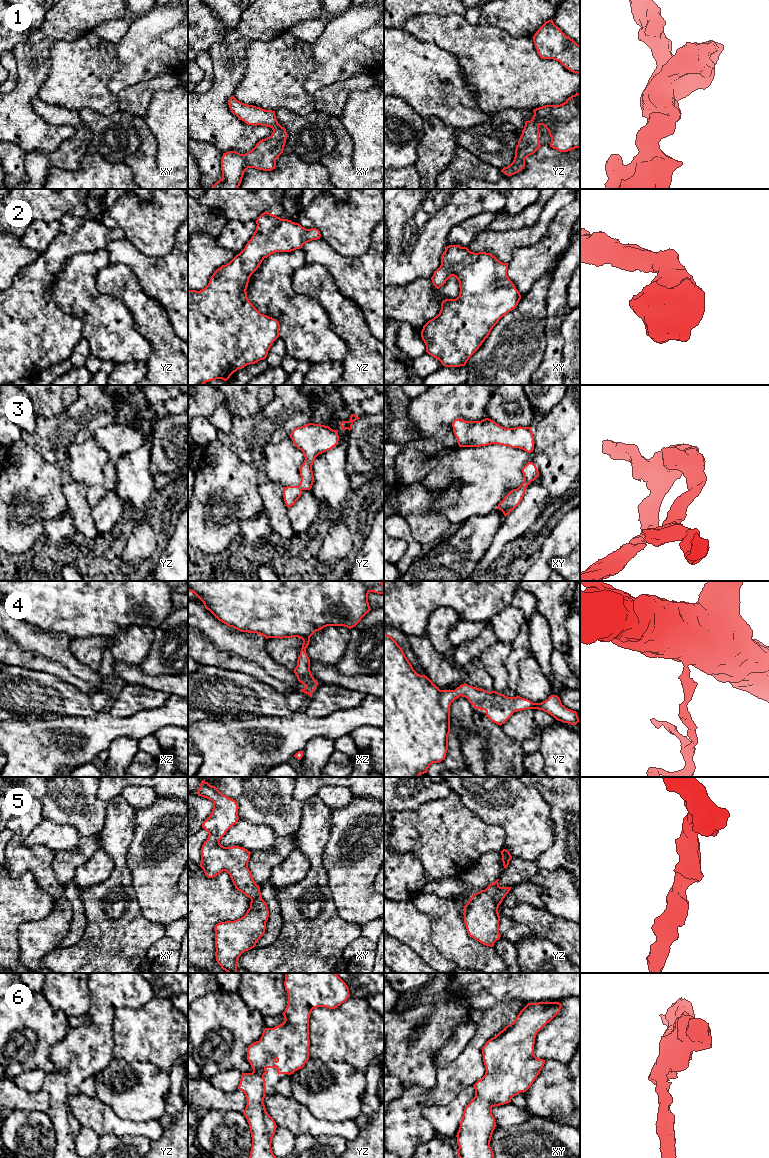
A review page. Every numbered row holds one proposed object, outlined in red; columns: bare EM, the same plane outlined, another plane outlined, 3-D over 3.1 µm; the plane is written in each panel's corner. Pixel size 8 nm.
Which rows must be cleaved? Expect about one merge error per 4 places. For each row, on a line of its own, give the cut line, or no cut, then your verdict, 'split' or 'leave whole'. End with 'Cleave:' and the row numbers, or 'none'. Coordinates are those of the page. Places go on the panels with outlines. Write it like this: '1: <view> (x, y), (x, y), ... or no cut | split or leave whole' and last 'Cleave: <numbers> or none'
1: no cut | leave whole
2: no cut | leave whole
3: no cut | leave whole
4: no cut | leave whole
5: no cut | leave whole
6: no cut | leave whole
Cleave: none

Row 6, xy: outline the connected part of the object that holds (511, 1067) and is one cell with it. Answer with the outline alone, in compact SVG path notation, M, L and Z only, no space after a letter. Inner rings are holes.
M559 1002L528 1003L513 1023L482 1048L485 1075L473 1086L475 1097L465 1107L457 1132L459 1158L494 1158L490 1141L496 1122L492 1108L526 1092L545 1061L534 1055L537 1033L559 1012Z

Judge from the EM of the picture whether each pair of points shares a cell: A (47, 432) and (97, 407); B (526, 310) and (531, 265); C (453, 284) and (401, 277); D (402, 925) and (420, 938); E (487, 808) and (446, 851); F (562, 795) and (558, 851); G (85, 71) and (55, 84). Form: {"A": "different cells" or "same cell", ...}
{"A": "same cell", "B": "different cells", "C": "different cells", "D": "same cell", "E": "different cells", "F": "same cell", "G": "same cell"}

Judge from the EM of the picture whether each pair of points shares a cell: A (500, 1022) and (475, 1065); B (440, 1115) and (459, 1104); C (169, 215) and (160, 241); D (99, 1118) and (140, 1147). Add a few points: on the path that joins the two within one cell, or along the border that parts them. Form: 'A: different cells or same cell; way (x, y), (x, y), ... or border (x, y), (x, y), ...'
A: same cell; way (489, 1030), (476, 1043), (475, 1054)
B: same cell; way (445, 1112), (448, 1109), (454, 1109)
C: same cell; way (163, 221), (160, 224), (160, 235)
D: different cells; border (133, 1134), (145, 1136), (149, 1140)

